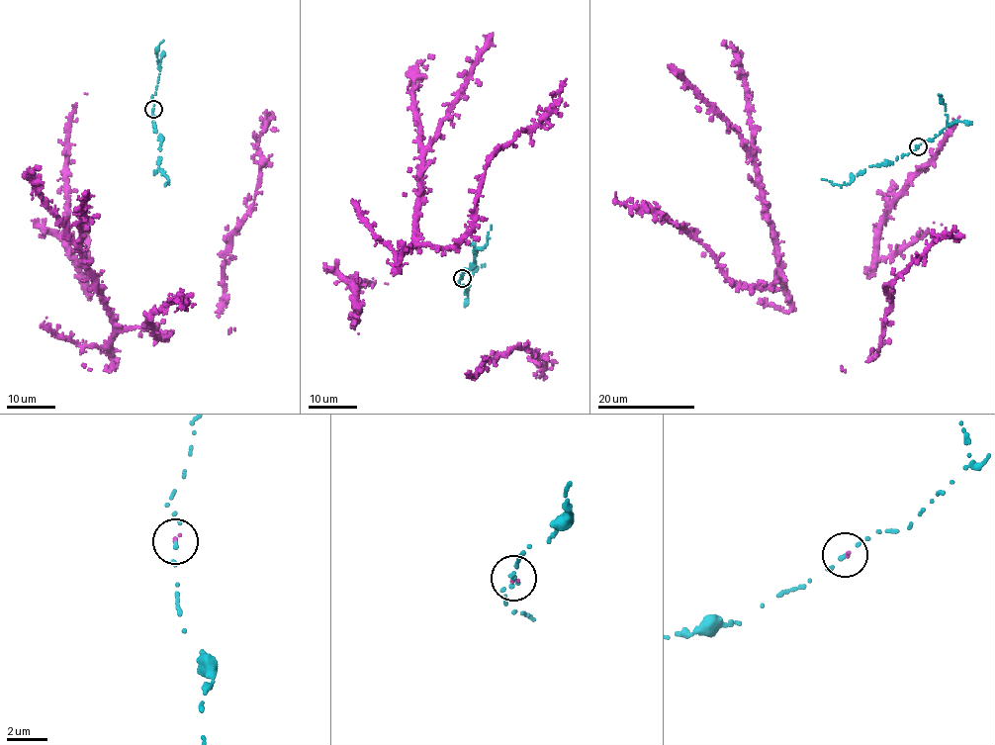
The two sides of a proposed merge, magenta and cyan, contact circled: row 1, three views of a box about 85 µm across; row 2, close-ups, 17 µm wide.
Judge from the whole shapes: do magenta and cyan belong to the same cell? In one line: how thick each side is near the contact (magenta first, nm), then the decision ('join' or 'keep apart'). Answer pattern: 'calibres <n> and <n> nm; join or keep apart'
calibres 140 and 180 nm; join

